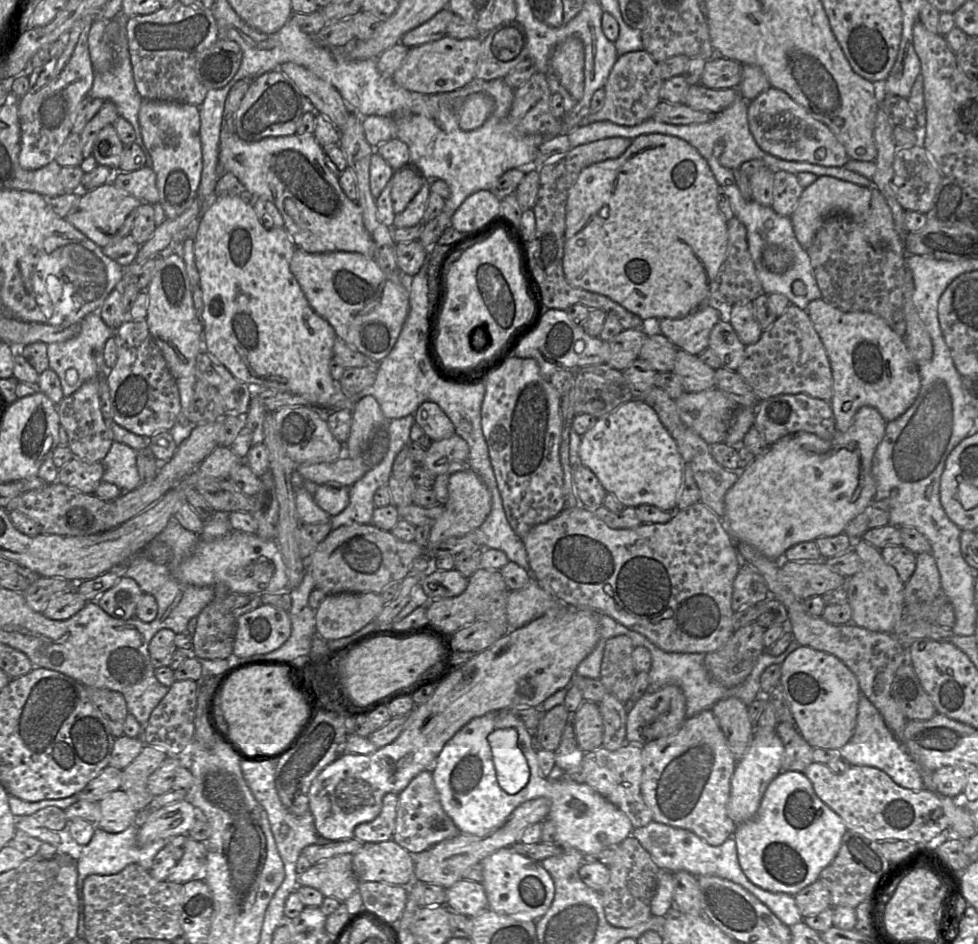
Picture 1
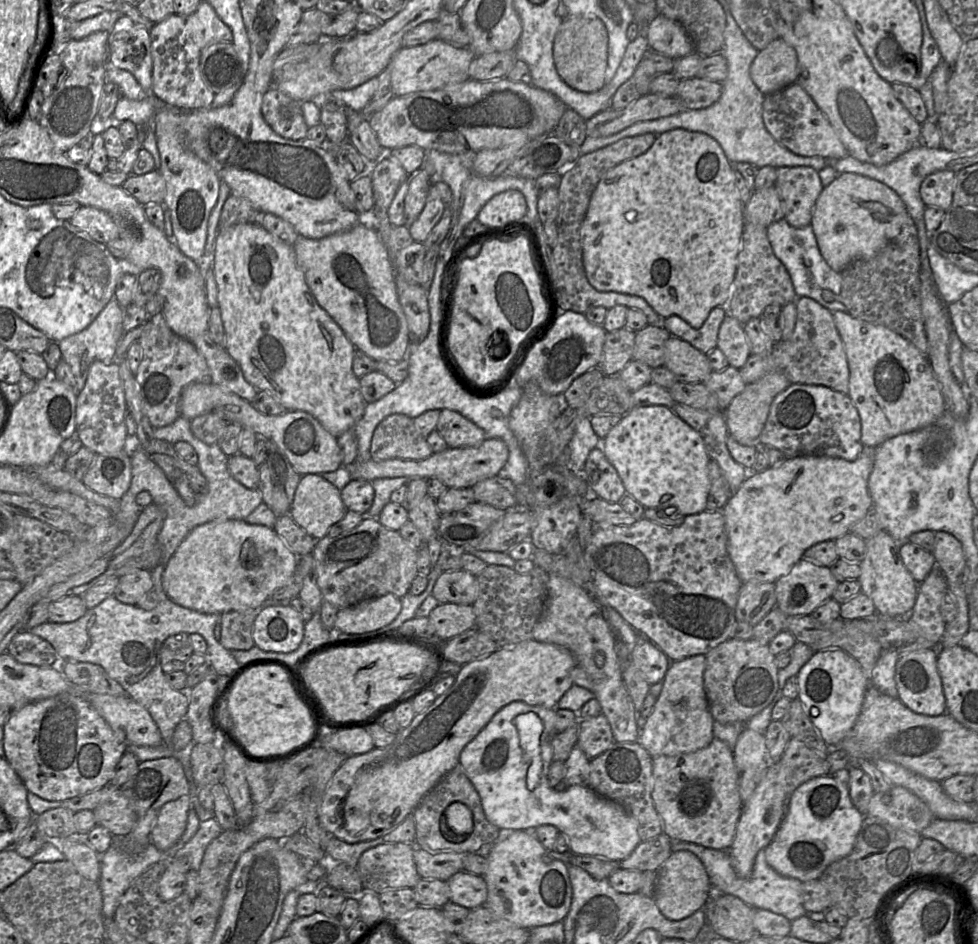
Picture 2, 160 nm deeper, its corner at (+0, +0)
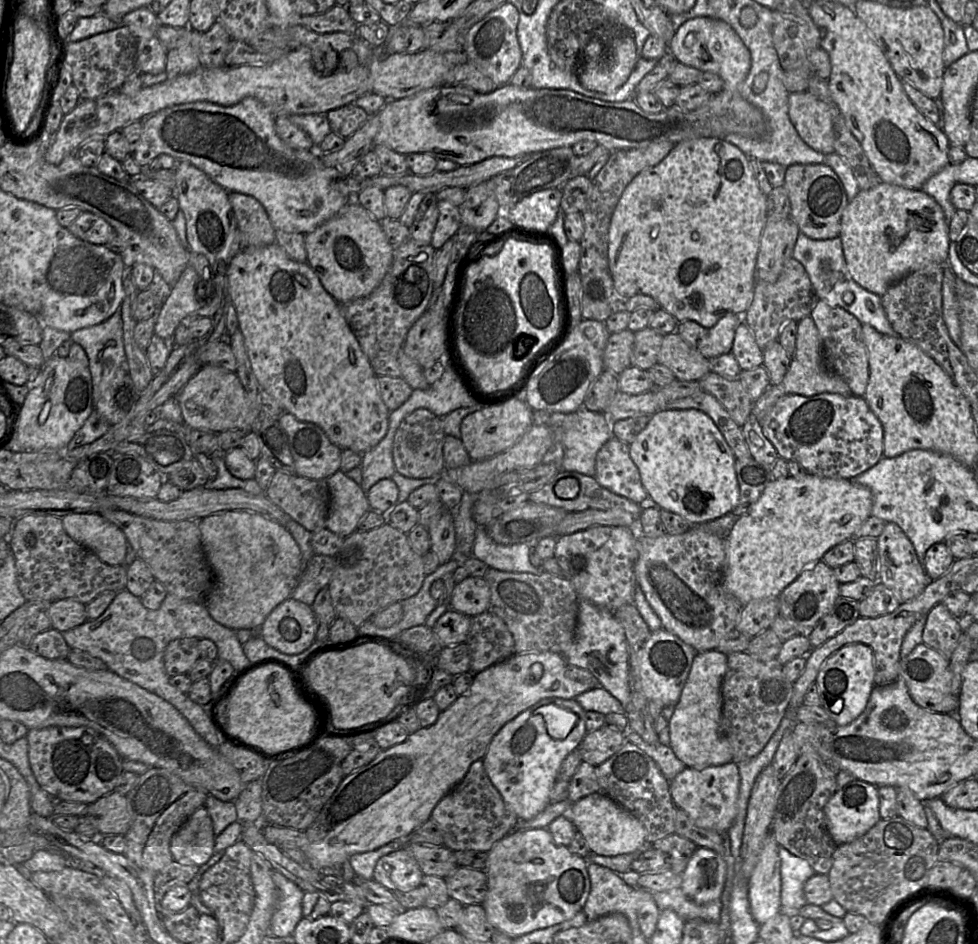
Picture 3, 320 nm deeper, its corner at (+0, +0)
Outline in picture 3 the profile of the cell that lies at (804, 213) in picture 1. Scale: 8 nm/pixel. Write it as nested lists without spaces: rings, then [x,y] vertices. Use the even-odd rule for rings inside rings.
[[[886,182],[868,190],[860,190],[856,197],[849,201],[842,216],[839,238],[852,278],[860,286],[879,296],[884,295],[891,285],[915,270],[932,263],[947,263],[951,243],[949,221],[934,198],[921,190]]]

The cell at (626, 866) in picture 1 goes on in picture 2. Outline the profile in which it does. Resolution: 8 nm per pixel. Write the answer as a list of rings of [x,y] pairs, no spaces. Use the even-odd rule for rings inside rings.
[[[663,833],[651,840],[641,841],[627,858],[619,862],[619,868],[658,875],[659,869],[673,853],[672,841]]]

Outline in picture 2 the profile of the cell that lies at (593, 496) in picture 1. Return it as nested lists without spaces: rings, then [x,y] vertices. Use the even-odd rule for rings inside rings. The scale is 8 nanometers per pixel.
[[[594,448],[589,453],[584,472],[593,495],[611,503],[619,503],[627,494],[616,469],[600,448]]]

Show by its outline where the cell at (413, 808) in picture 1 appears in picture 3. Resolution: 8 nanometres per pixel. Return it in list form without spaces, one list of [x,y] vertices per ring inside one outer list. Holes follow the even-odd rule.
[[[482,759],[473,762],[461,782],[438,802],[430,819],[442,831],[443,846],[454,852],[476,850],[486,853],[512,831],[519,821],[490,781]]]

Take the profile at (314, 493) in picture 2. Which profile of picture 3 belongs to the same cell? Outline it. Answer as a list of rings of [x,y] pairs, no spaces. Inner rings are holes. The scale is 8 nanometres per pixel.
[[[337,471],[325,482],[330,496],[325,528],[347,537],[357,531],[359,521],[371,510],[366,492],[342,471]]]

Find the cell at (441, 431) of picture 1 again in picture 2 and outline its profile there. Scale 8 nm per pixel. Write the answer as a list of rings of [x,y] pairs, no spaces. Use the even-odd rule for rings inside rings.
[[[440,411],[436,431],[450,448],[473,447],[487,439],[484,431],[460,413]]]

